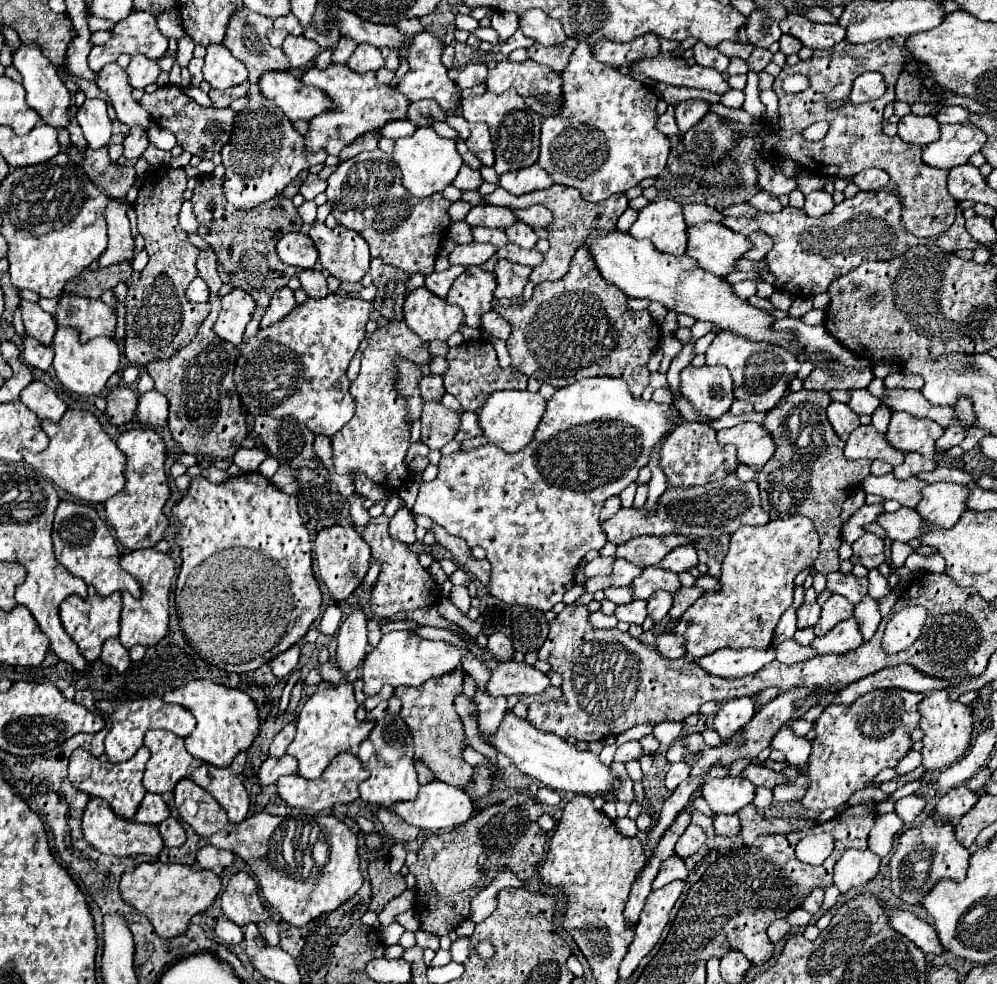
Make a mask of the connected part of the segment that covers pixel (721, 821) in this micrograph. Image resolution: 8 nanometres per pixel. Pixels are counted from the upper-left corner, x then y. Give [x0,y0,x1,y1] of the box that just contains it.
[713,814,741,836]

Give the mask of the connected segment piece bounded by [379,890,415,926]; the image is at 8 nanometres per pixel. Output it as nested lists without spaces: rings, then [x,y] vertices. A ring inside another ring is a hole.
[[[405,890],[401,896],[393,898],[393,900],[379,912],[379,922],[381,922],[381,926],[389,926],[391,922],[397,920],[399,914],[411,910],[411,908],[413,908],[413,902],[415,902],[415,892],[413,892],[413,890]]]

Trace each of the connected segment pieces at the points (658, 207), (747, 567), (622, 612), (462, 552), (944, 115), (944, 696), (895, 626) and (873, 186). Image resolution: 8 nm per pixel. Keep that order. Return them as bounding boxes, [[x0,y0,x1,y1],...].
[[629,200,687,256],[673,516,819,658],[615,600,647,624],[431,524,475,568],[935,104,971,124],[919,690,973,770],[883,606,927,652],[853,168,889,192]]

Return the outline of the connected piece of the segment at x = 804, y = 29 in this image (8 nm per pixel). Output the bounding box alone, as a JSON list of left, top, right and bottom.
[781,14,845,48]

